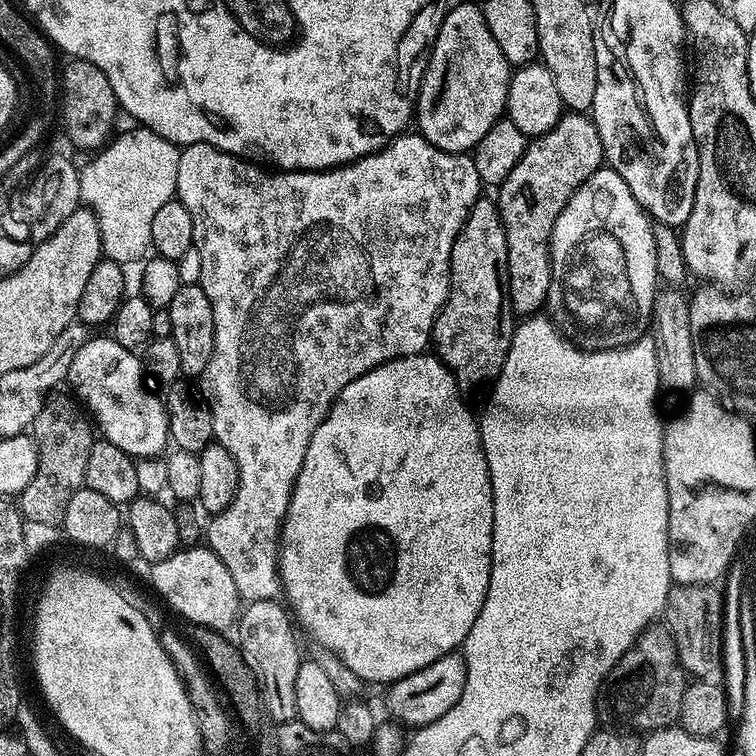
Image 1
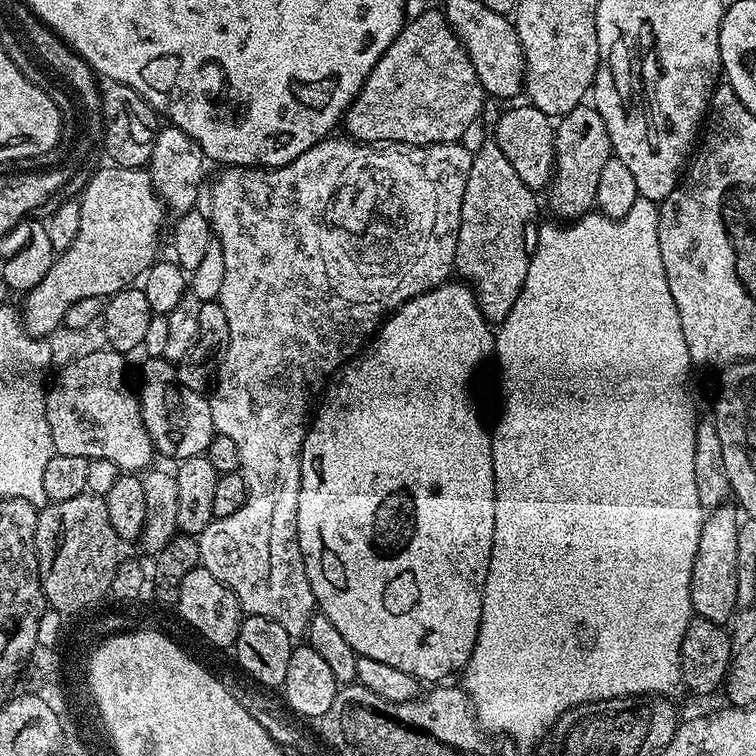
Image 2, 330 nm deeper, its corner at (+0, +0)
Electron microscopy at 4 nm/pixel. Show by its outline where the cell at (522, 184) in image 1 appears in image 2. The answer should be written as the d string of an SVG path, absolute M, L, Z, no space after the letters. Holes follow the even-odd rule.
M588 102L559 117L554 131L556 162L552 170L552 182L546 189L546 195L553 214L561 216L559 218L561 221L571 222L593 211L602 166L606 166L606 162L613 159L612 143L606 130L606 122L602 122L602 114L598 114L598 110Z

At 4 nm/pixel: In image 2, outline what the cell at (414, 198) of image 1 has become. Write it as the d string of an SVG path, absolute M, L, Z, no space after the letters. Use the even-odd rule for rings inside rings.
M325 138L316 144L310 150L306 150L298 158L291 160L289 164L284 164L281 168L266 168L263 166L228 166L223 169L224 172L212 184L212 201L206 207L207 215L212 222L212 231L215 239L218 241L222 250L222 258L226 261L226 274L222 278L222 290L218 303L222 306L222 310L226 310L226 322L230 326L230 338L228 339L228 348L224 351L222 363L219 365L220 377L216 380L216 389L210 392L208 396L208 405L210 406L210 414L212 415L212 427L216 432L221 432L229 436L234 442L238 442L238 458L240 459L240 470L244 475L246 482L246 490L248 497L242 506L242 510L230 514L230 518L214 518L210 522L210 526L206 526L206 530L202 530L198 537L200 541L200 564L206 570L210 570L210 574L214 574L214 578L218 578L218 582L222 582L230 591L236 595L236 601L240 603L241 609L249 616L261 616L262 618L270 618L274 622L278 622L278 626L282 626L282 630L286 630L286 634L290 634L293 638L300 638L307 633L308 624L311 622L314 613L317 611L316 599L310 590L310 578L306 578L306 566L304 565L304 555L298 546L298 494L300 493L300 447L304 441L304 433L306 431L306 421L310 416L310 408L308 412L308 391L311 388L325 387L324 379L335 377L337 373L345 367L346 362L351 361L375 337L379 327L384 323L386 317L395 312L410 298L414 298L418 294L430 291L439 284L445 283L453 275L454 265L456 263L456 243L458 242L458 230L460 229L460 215L462 214L462 194L466 194L466 178L470 174L470 166L472 165L473 153L467 152L463 147L463 143L455 144L422 144L419 146L409 146L407 144L397 144L395 146L373 146L371 144L362 144L353 142L351 139L332 140L333 138Z

